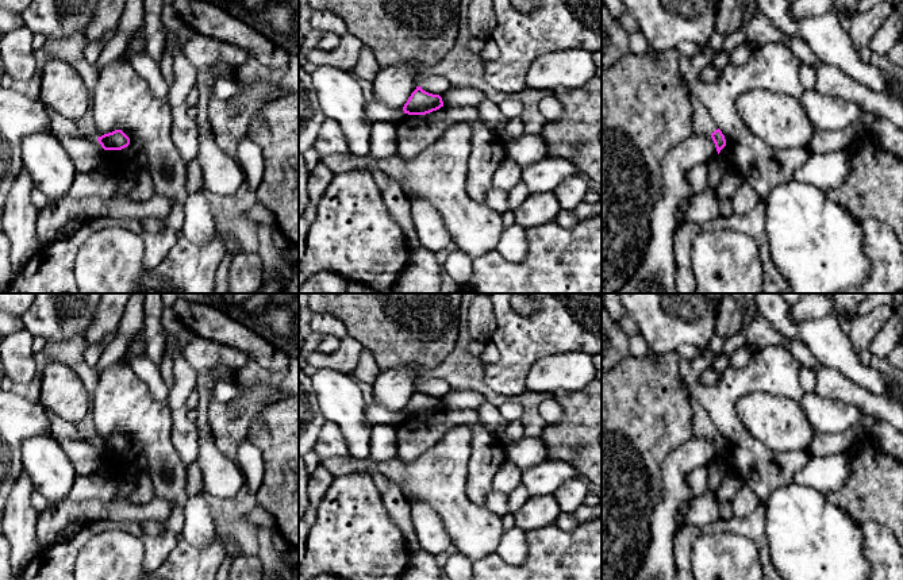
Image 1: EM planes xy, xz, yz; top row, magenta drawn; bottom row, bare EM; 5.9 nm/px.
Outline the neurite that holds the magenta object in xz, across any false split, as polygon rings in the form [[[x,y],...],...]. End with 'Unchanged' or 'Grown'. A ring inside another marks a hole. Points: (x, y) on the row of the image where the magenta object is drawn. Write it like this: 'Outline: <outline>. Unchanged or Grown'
Outline: [[[416,87],[403,107],[404,114],[426,115],[443,107],[442,97],[433,95]]]. Unchanged

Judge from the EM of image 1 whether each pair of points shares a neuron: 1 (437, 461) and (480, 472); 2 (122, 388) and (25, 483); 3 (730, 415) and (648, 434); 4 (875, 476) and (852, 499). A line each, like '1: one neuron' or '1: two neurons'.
1: two neurons
2: two neurons
3: two neurons
4: one neuron

